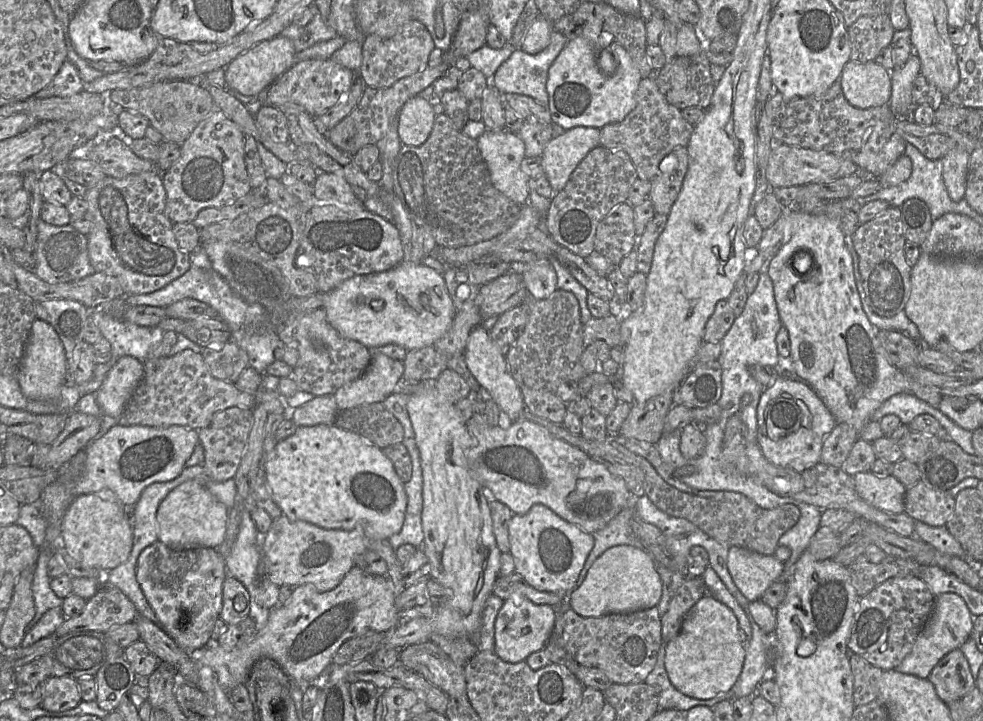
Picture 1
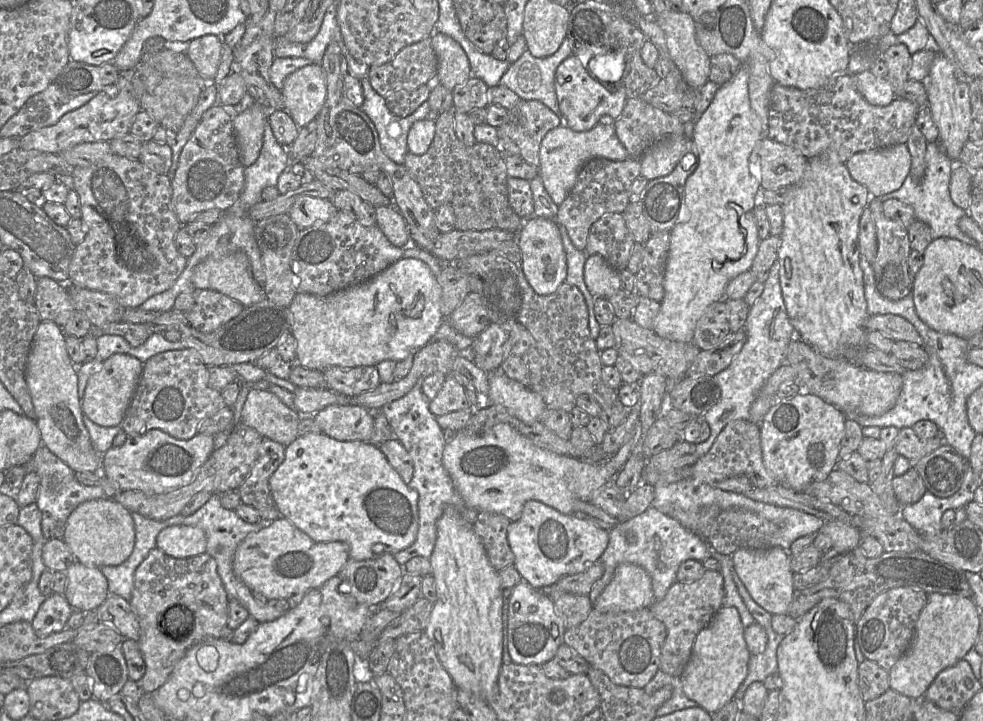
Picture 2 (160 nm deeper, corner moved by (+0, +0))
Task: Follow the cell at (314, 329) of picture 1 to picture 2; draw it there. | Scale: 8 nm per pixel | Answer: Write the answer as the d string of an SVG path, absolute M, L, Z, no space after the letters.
M331 366L322 373L327 389L346 396L356 396L373 390L381 383L376 366Z

